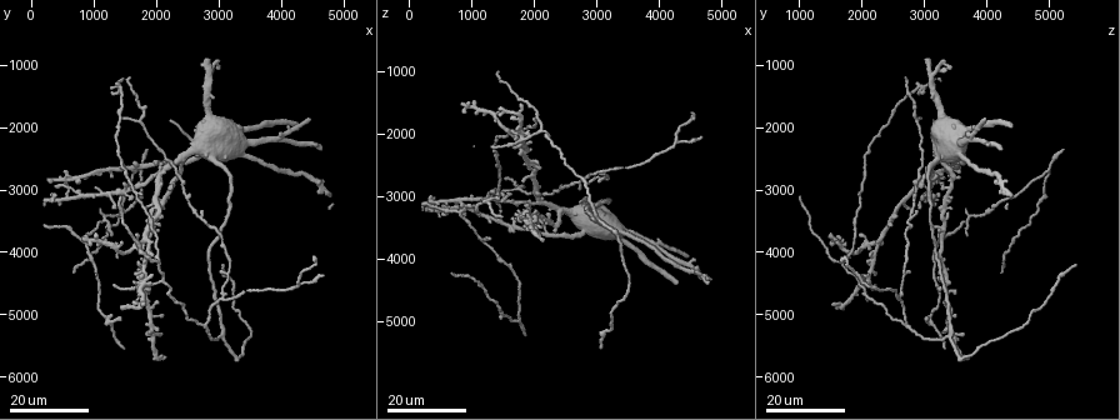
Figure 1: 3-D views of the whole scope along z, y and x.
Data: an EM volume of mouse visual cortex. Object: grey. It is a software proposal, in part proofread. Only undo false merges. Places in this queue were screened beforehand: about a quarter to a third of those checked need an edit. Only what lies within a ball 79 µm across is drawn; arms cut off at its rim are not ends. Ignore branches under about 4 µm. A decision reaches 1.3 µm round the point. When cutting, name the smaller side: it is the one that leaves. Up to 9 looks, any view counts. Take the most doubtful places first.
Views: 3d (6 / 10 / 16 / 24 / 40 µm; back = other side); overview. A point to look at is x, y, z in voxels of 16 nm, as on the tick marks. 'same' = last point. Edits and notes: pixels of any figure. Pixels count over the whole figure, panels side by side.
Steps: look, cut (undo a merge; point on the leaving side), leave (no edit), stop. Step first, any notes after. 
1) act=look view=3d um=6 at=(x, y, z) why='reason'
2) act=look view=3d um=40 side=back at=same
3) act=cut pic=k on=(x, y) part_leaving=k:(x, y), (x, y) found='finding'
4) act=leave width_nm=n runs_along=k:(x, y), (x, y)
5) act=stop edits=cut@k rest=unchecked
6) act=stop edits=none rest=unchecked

act=look view=3d um=24 at=(3050, 4700, 2550) why='three arms meet'

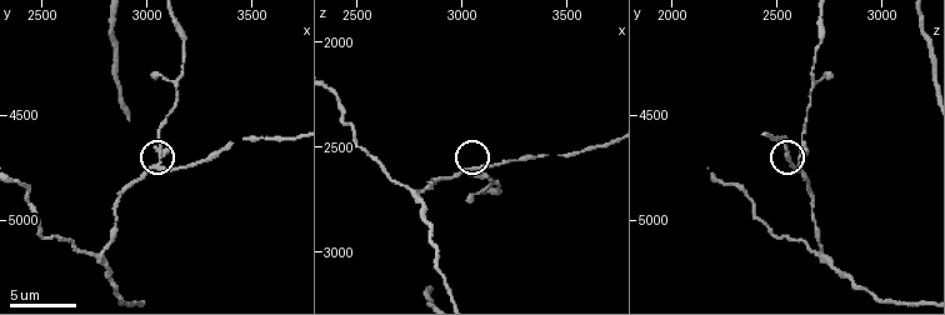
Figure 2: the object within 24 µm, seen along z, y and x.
act=look view=3d um=10 at=(3050, 4730, 2600)

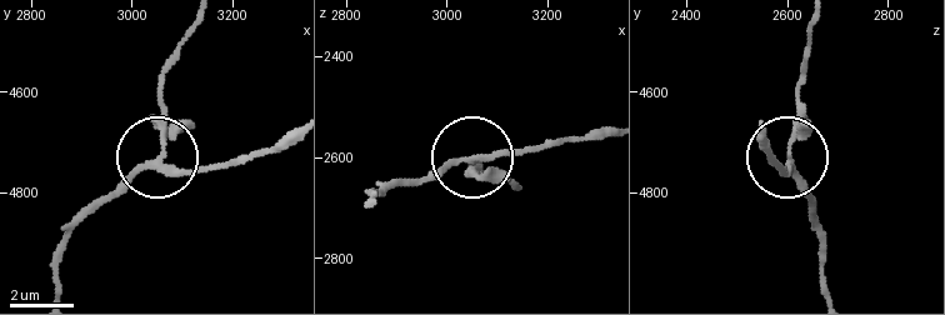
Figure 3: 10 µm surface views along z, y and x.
act=look view=3d um=6 at=(3055, 4730, 2600) why='closer look'

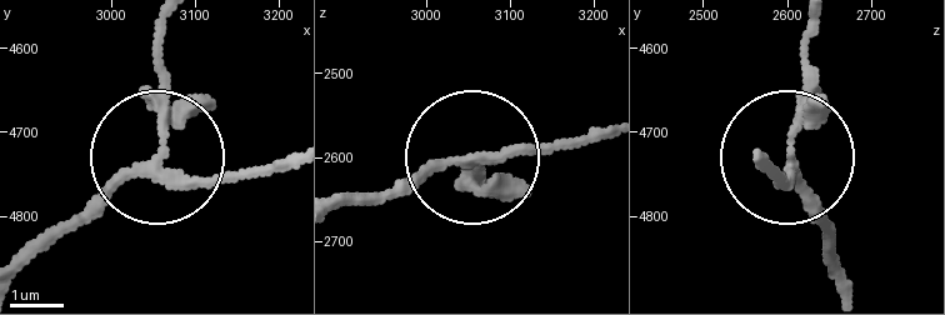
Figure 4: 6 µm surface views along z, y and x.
act=leave side_arm_um=37 runs_along=4:(339, 201), (608, 130) found='continuous, no second cell'

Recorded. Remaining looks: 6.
act=look view=3d um=24 at=(1200, 3500, 3700) why='a fork'

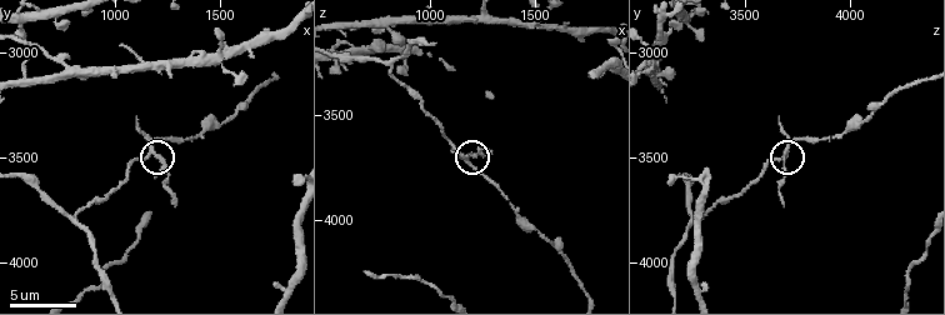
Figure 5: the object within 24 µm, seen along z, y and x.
act=look view=3d um=6 at=(1180, 3460, 3700)

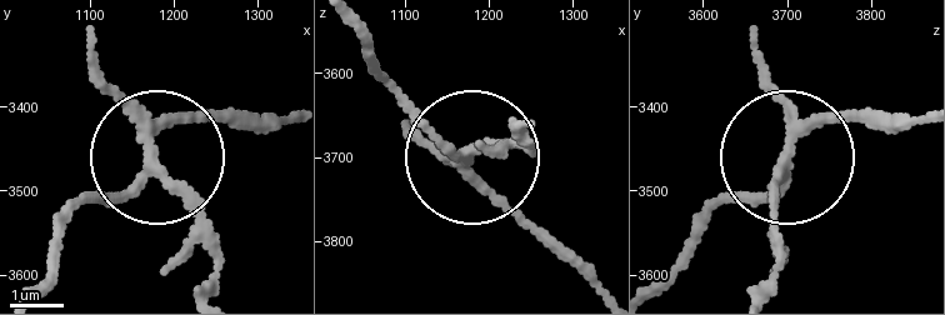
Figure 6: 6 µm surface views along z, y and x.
act=cut pic=6 on=(198, 208) width_nm=190 part_leaving=6:(146, 148), (183, 211), (200, 291) found='a second cell is stuck on'

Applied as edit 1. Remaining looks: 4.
act=look view=3d um=24 at=(1750, 2600, 5000) why='a fork'

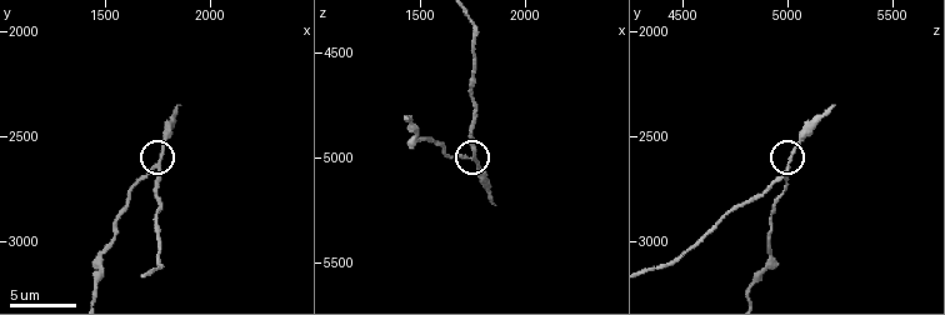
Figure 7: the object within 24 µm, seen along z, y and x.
act=look view=3d um=10 at=(1720, 2640, 5000) why='closer look'

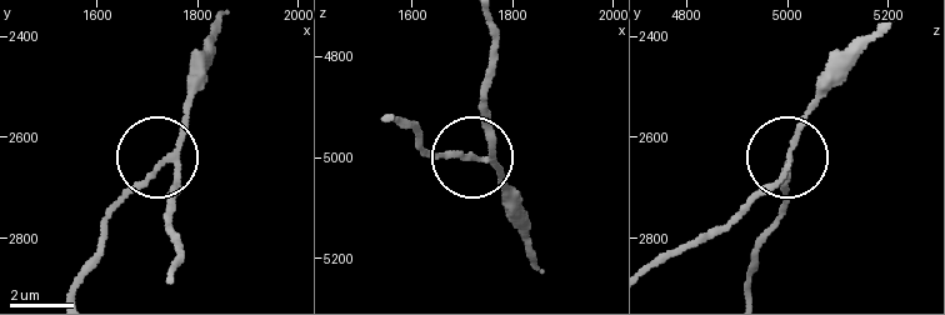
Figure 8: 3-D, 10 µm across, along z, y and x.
act=cut pic=8 on=(135, 185) width_nm=150 part_leaving=8:(174, 159), (113, 215), (78, 288) found='a second cell is stuck on'

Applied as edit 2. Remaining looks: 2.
act=stop edits=cut@6,cut@8 rest=unchecked

